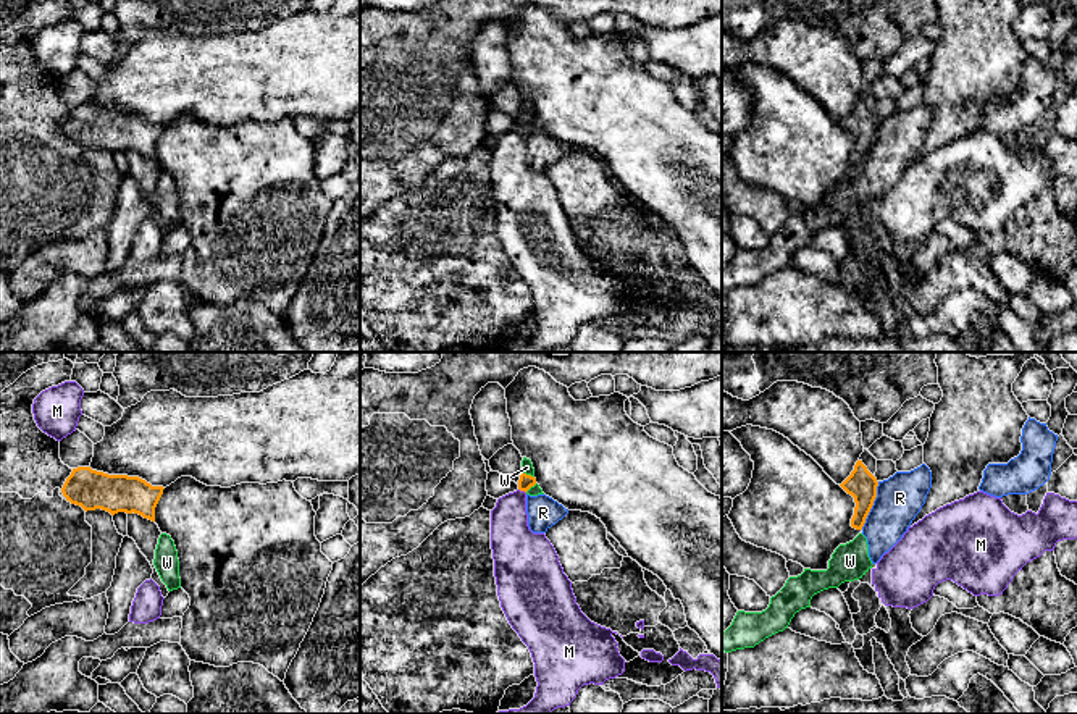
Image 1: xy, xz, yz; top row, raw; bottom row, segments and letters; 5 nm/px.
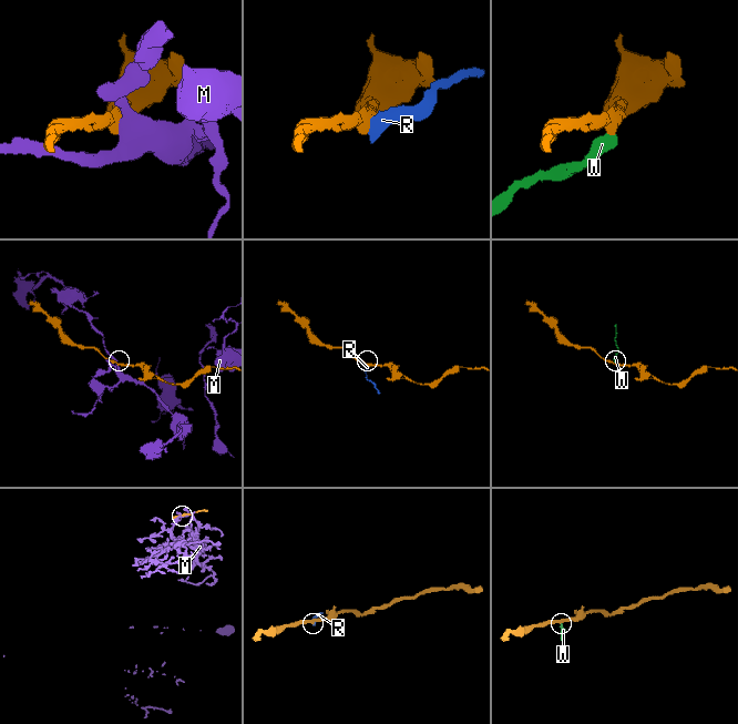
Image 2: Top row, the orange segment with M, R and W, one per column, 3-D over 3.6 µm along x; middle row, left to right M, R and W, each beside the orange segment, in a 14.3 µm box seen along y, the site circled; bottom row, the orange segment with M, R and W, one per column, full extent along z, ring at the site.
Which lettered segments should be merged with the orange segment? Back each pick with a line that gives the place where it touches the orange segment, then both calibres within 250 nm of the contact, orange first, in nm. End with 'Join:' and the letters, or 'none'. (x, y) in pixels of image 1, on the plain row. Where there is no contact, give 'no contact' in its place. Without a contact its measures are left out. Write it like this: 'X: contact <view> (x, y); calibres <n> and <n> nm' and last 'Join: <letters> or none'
Join: none

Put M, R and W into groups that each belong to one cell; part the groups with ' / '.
M / R W

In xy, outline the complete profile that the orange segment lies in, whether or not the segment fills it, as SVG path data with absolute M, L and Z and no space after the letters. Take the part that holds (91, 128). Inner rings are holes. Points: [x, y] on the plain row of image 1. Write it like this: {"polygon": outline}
{"polygon": "M78 105L66 116L61 131L66 139L81 144L86 150L95 147L111 153L134 150L155 160L155 145L163 128L139 115L108 113L90 105Z"}

